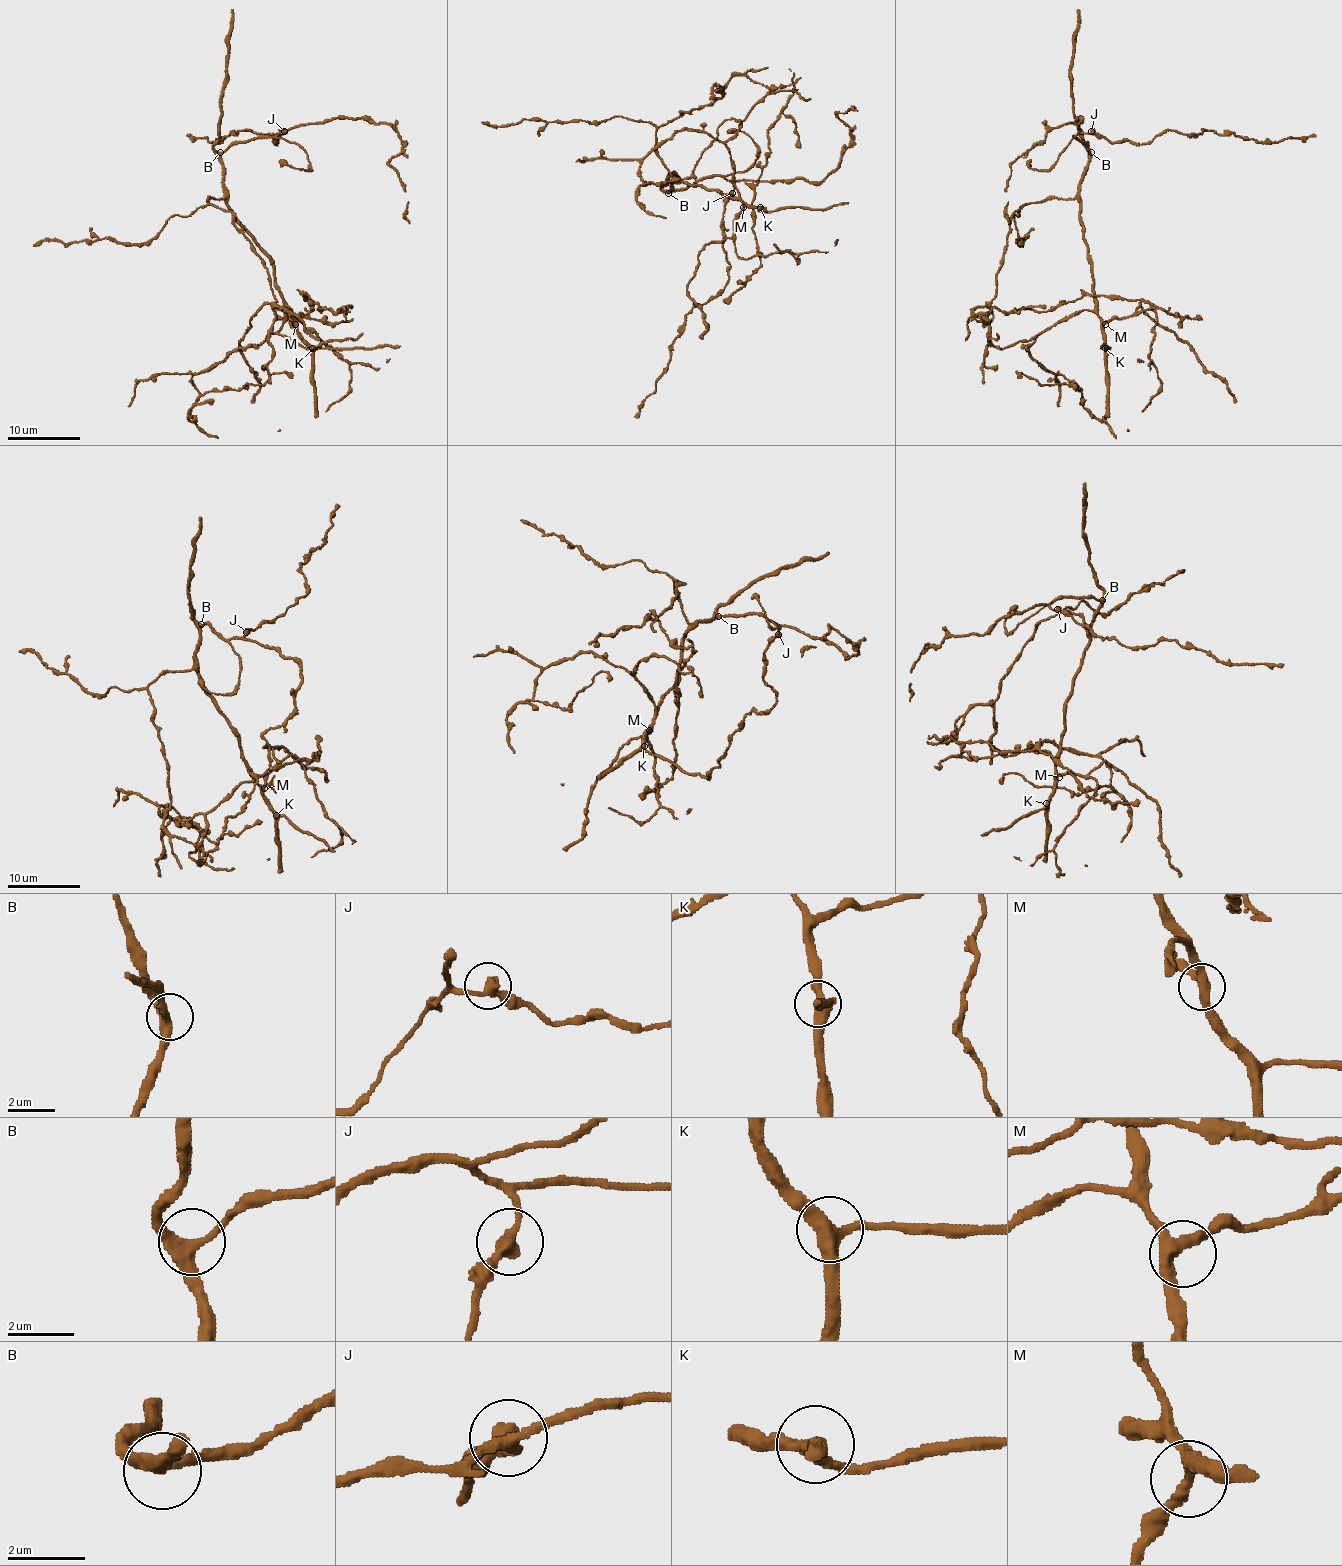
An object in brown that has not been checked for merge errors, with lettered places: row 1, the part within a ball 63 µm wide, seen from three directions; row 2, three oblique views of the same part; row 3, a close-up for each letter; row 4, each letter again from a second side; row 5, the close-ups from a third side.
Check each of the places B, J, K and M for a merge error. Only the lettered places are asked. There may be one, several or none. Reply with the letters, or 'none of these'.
none of these

